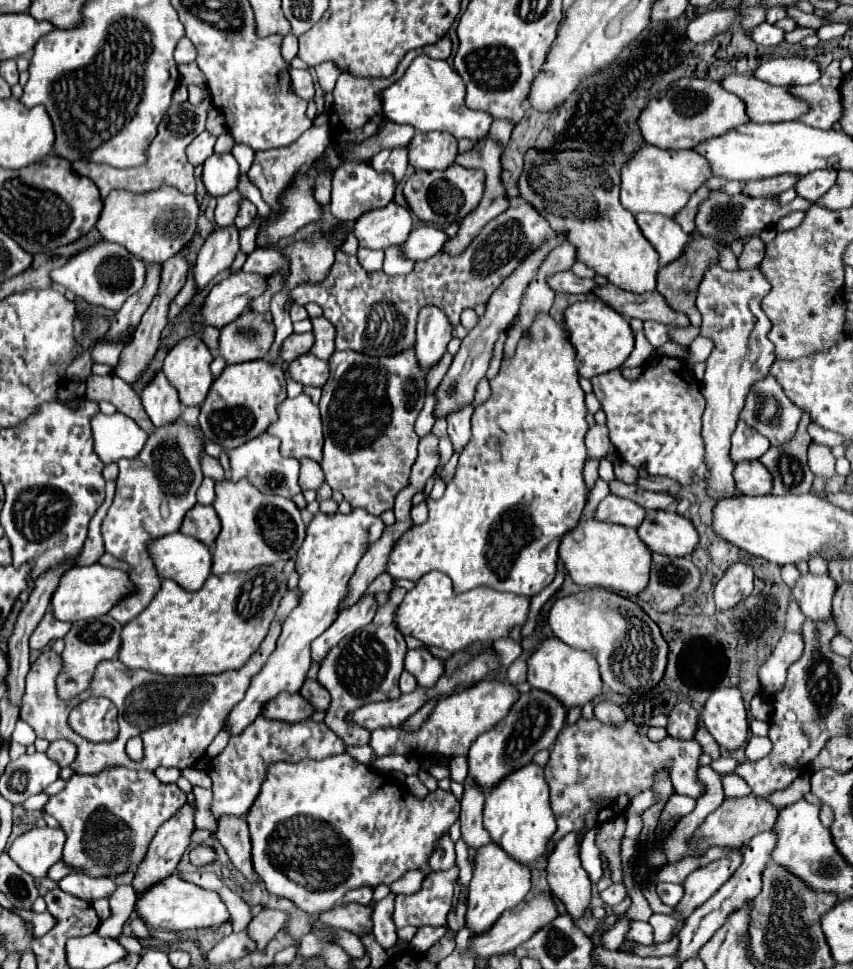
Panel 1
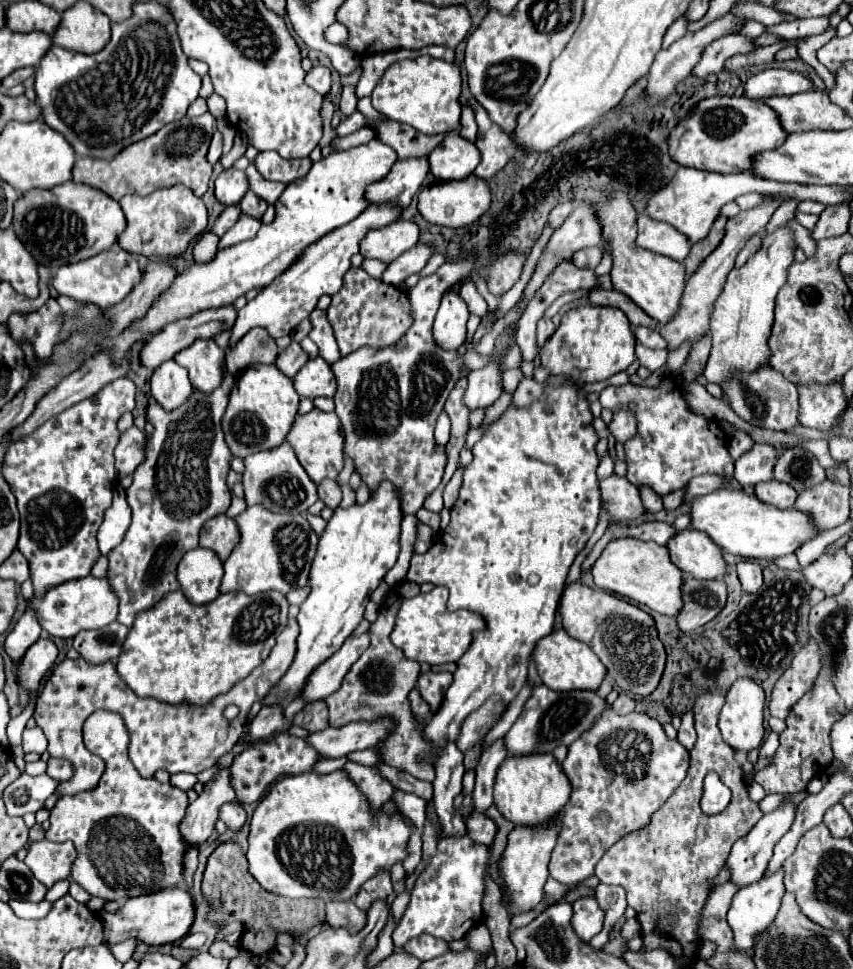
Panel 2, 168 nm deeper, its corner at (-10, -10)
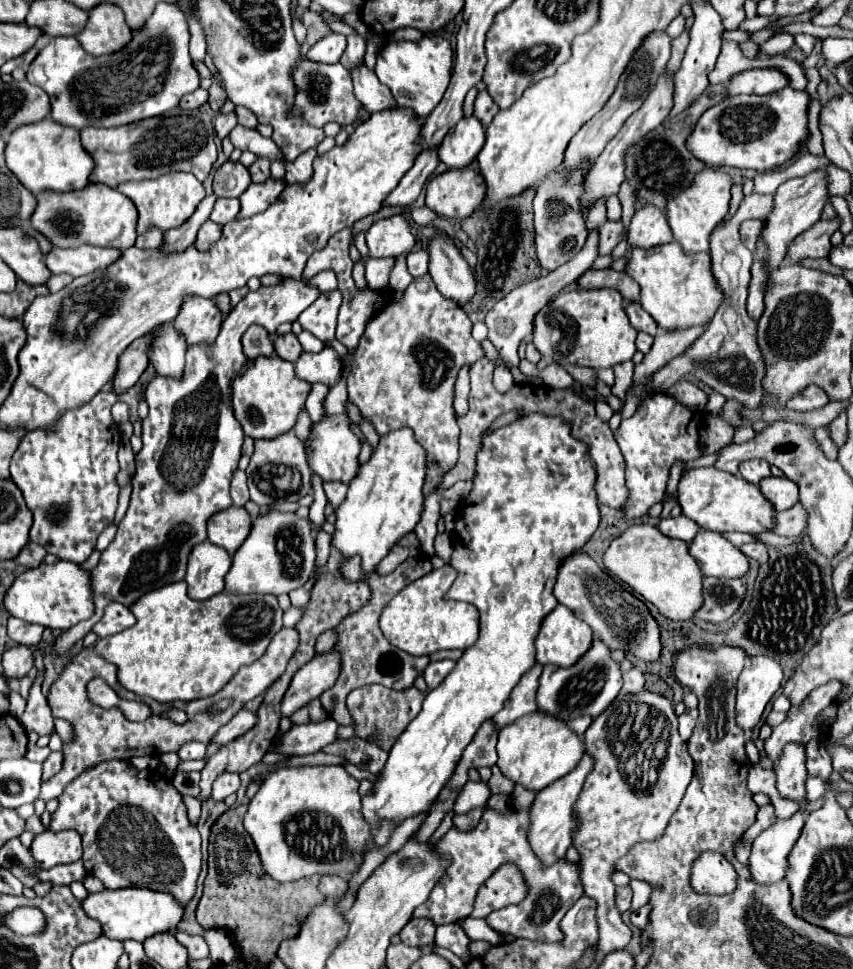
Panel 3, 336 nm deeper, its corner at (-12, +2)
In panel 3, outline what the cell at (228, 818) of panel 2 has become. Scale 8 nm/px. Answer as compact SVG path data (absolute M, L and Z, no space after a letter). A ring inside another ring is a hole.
M225 772L223 776L219 776L219 780L215 780L211 798L213 798L215 802L217 802L217 800L225 800L227 796L235 794L239 788L241 788L239 776L237 776L237 774L227 774L227 772Z

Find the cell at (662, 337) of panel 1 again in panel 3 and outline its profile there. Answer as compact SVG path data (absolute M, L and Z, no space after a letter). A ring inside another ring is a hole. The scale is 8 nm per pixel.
M639 302L627 304L627 306L625 306L625 312L627 312L633 328L637 328L637 330L641 330L641 332L647 332L647 334L651 334L651 336L657 334L657 324L655 324L655 320L641 308Z

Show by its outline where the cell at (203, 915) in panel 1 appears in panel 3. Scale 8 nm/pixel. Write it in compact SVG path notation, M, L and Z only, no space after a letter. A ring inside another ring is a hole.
M135 886L89 894L81 904L87 916L99 920L103 926L103 934L113 940L143 942L153 934L175 930L183 918L183 904L177 902L173 894L157 892L149 888L135 888Z

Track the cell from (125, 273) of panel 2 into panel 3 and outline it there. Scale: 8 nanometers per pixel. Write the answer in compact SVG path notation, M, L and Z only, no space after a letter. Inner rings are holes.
M83 246L83 248L53 248L45 264L51 270L51 274L69 274L73 278L87 276L95 270L105 270L113 262L117 262L121 256L115 248L95 248L95 246Z

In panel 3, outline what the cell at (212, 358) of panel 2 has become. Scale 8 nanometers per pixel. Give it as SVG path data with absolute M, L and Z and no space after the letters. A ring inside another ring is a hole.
M187 300L183 304L183 312L173 320L175 330L185 336L189 346L213 344L219 336L223 316L213 300Z

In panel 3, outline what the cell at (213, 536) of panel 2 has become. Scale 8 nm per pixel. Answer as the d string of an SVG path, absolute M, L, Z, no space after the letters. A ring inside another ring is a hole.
M229 506L223 512L217 512L207 522L207 538L233 554L251 530L251 516L245 508Z

